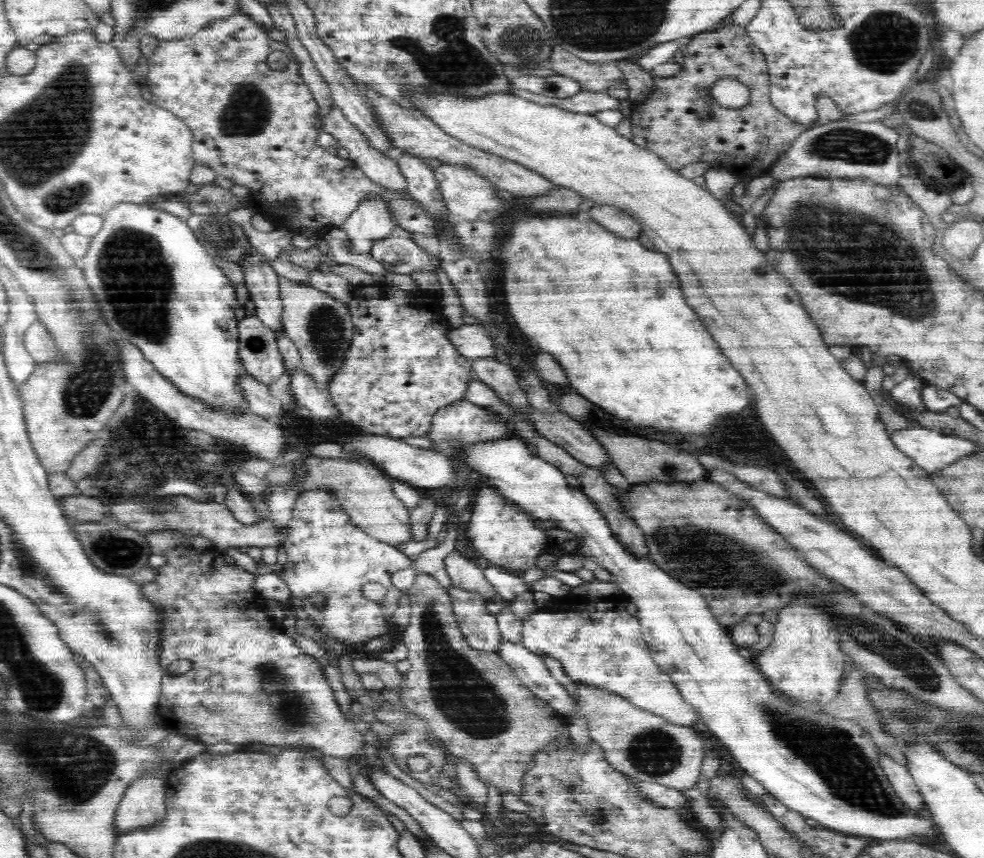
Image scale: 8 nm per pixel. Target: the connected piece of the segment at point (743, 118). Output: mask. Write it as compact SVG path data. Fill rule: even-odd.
M733 20L691 35L683 58L680 72L671 77L656 78L655 93L646 102L634 104L631 116L634 138L659 154L674 170L679 171L692 162L711 160L711 167L725 168L738 178L764 175L807 128L839 121L851 114L823 92L816 92L814 96L818 116L808 126L792 120L770 104L769 63L747 35L747 25L734 24ZM720 76L747 84L751 90L750 102L740 108L715 104L709 96L709 85ZM720 150L727 150L729 155L722 155Z

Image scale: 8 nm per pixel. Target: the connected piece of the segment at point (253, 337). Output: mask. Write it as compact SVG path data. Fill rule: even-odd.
M256 316L242 318L237 324L238 356L243 368L262 382L276 380L286 372L275 332Z

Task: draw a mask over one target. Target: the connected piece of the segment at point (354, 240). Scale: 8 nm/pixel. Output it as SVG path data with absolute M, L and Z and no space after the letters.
M366 192L352 214L340 226L346 232L351 250L370 251L370 240L384 238L397 225L389 200L381 192Z

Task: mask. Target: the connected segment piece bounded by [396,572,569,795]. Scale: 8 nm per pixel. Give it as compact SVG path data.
M418 572L415 575L415 581L409 589L410 600L414 604L412 613L412 620L405 626L405 632L403 634L403 642L407 648L407 659L411 662L409 671L402 676L400 682L398 694L396 698L405 708L408 708L412 712L421 714L432 725L431 732L436 739L442 740L448 744L450 753L456 757L469 760L474 766L475 770L480 774L483 780L486 780L490 785L494 785L499 792L509 790L513 794L518 795L521 793L521 777L523 771L527 768L533 752L552 740L558 740L558 738L569 738L568 723L563 717L559 715L555 709L550 708L548 704L544 704L542 700L538 700L536 695L519 679L517 672L510 666L510 663L506 662L499 653L493 652L473 652L470 645L464 641L462 633L458 630L458 625L454 622L452 616L452 609L450 608L450 597L448 596L448 590L438 583L436 578L426 572Z

